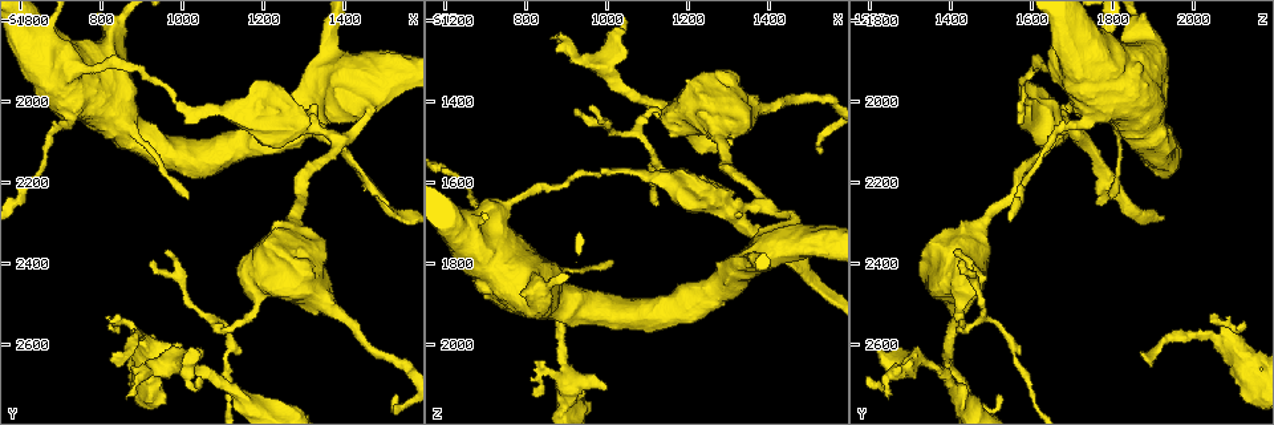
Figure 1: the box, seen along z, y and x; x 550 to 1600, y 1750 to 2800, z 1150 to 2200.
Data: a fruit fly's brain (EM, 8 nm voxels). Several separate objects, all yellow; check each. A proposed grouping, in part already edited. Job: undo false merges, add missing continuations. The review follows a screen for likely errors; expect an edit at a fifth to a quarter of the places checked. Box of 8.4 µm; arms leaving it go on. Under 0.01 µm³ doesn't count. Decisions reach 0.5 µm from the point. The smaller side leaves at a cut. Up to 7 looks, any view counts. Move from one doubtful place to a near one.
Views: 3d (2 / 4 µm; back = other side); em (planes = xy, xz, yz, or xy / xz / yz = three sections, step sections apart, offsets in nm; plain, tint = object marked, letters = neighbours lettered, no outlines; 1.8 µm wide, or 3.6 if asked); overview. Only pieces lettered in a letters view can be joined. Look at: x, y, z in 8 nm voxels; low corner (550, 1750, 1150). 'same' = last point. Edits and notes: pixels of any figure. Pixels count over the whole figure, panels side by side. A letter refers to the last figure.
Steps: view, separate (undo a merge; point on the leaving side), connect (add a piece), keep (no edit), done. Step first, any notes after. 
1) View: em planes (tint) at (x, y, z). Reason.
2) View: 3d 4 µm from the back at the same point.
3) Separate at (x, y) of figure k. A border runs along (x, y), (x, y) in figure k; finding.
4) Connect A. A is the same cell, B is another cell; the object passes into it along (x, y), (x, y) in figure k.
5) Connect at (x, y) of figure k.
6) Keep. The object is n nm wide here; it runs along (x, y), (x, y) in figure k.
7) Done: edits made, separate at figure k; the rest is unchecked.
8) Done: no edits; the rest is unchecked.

View: em 3.6 µm yz step 16 (letters) at (1295, 2060, 1645). Sudden change in width.

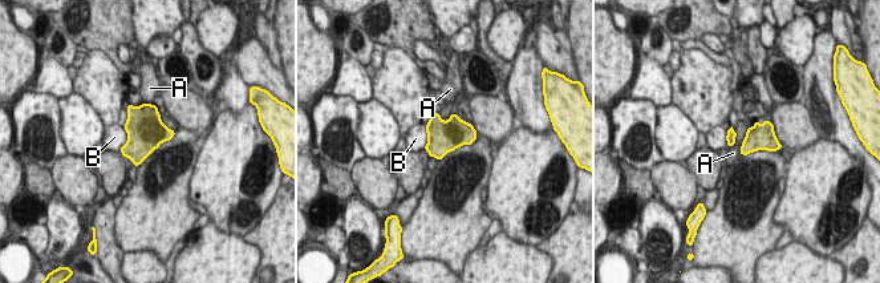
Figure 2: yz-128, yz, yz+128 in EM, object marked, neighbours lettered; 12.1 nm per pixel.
View: em 3.6 µm planes (letters) at the same point.

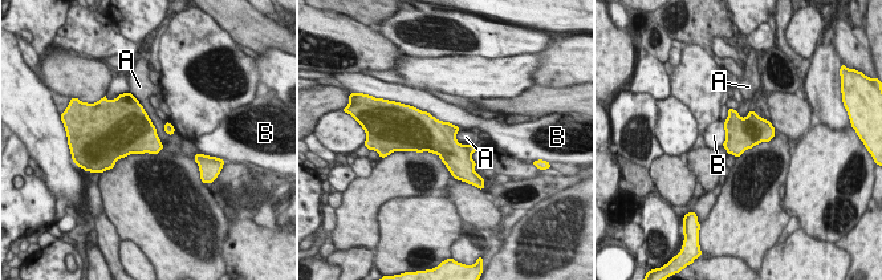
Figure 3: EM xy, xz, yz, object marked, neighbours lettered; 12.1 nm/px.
Separate at (458, 159) of figure 3. The longest contact is with A, 750 nm; A and B are other cells; a border runs along (464, 146), (471, 153) in figure 3; two cells meet here.

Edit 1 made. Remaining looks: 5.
View: em xy step 16 (tint) at (1010, 2025, 1570). Branch stops here.

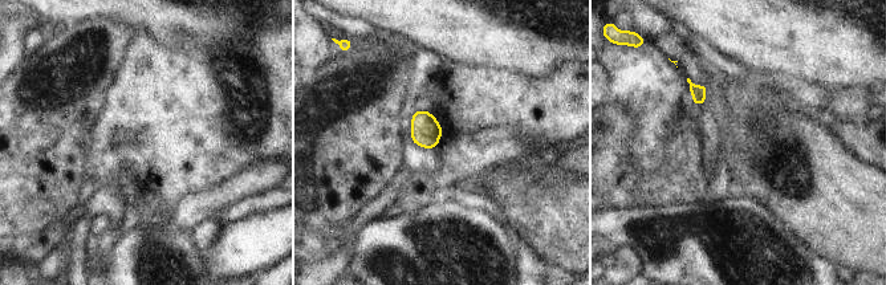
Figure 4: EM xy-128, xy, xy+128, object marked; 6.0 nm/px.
View: em planes (letters) at the same point.

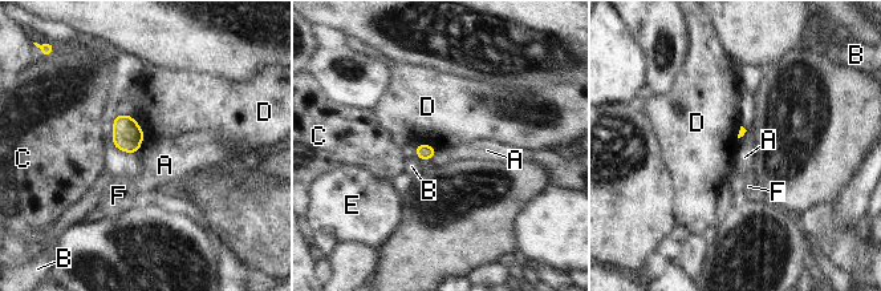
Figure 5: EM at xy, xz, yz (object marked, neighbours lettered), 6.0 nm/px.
Keep. A, B, C, D, E and F are other cells; a border runs along (132, 117), (143, 134), (141, 146) in figure 5; none of them fits.

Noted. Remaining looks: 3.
View: em planes (tint) at (995, 2600, 2100). Thick end.

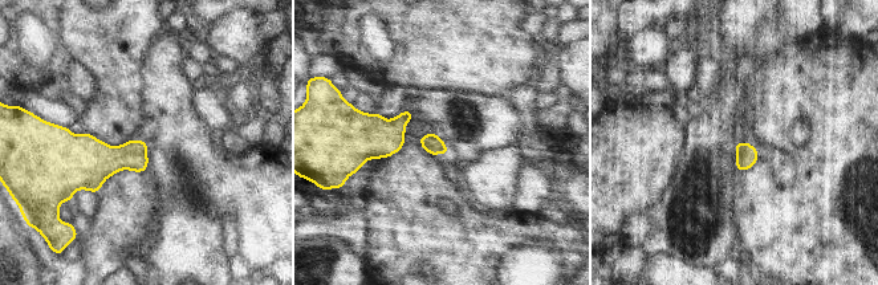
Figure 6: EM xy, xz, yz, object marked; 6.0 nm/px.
View: em planes (letters) at the same point. See the neighbours.

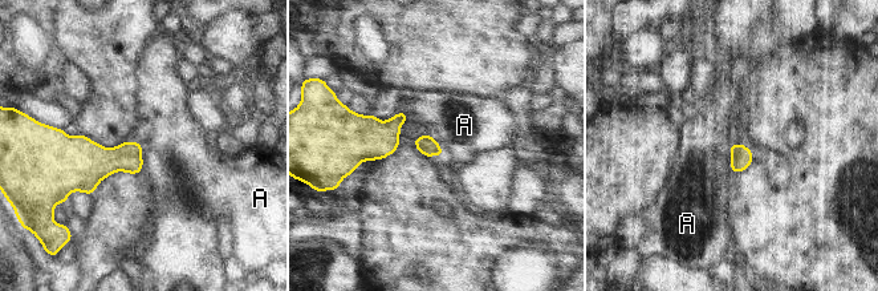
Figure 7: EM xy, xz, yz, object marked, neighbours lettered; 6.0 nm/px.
Keep. A is another cell; a border runs along (730, 142), (731, 170) in figure 7; none of them fits.

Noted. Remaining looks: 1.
Done: edits made, separate at figure 3; the rest is unchecked.

